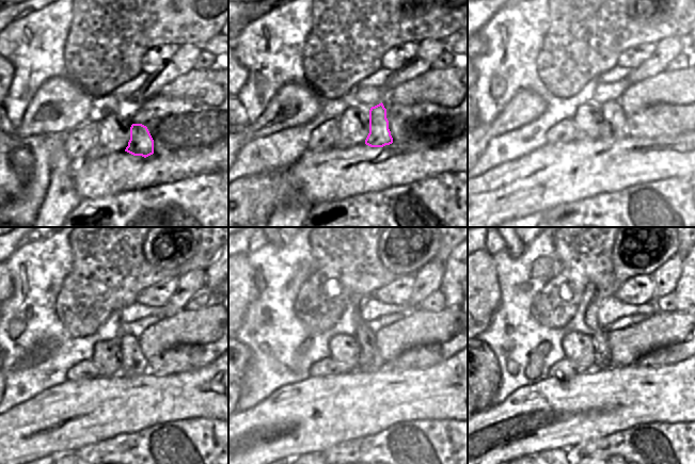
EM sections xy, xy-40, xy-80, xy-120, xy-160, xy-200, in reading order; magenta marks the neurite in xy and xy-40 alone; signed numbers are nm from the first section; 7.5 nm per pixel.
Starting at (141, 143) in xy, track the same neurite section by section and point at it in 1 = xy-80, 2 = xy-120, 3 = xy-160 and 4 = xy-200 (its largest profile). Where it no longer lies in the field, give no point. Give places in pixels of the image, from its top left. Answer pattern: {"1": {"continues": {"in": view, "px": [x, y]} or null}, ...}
{"1": {"continues": {"in": "xy-80", "px": [613, 127]}}, "2": {"continues": {"in": "xy-120", "px": [133, 363]}}, "3": {"continues": {"in": "xy-160", "px": [369, 360]}}, "4": {"continues": {"in": "xy-200", "px": [603, 360]}}}

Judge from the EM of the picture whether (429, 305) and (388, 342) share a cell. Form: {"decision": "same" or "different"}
{"decision": "different"}

